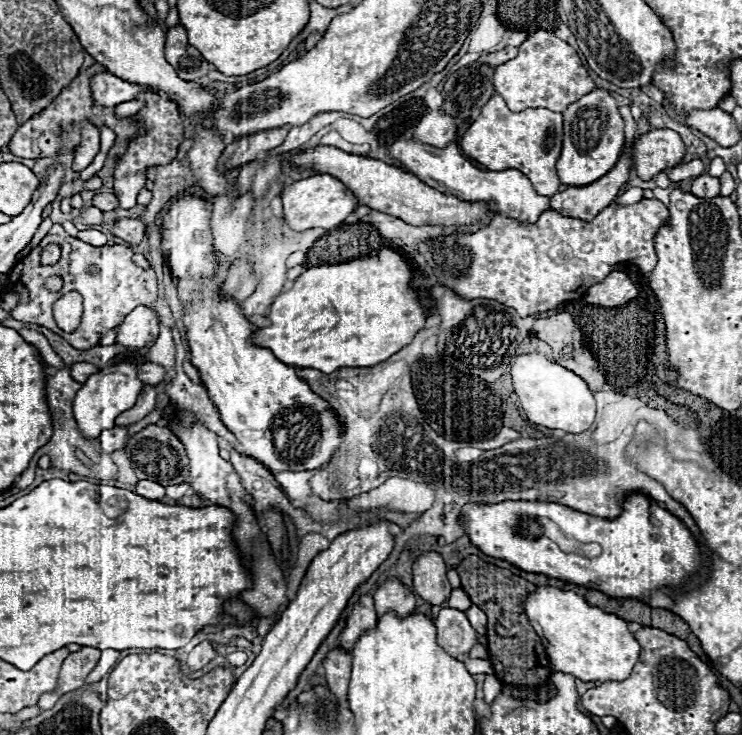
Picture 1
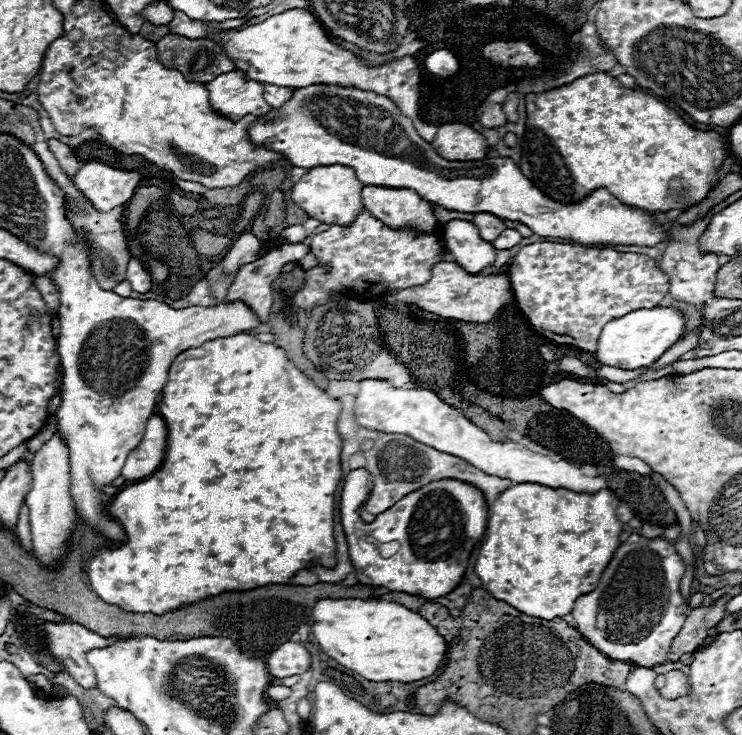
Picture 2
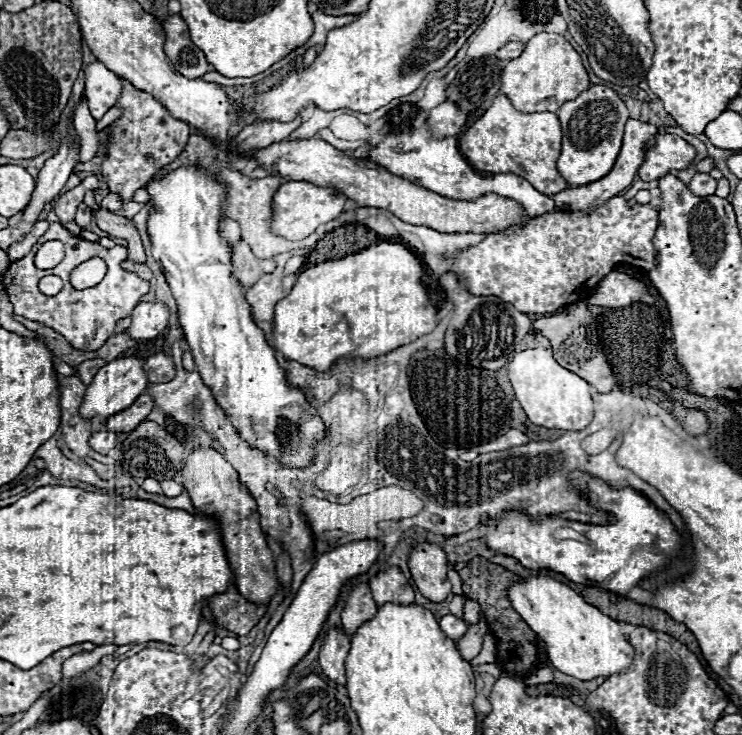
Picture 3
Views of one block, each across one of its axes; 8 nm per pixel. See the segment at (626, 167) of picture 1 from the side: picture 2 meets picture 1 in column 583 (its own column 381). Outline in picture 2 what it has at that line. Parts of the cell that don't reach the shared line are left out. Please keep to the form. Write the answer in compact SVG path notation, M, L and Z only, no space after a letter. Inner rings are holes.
M364 186L362 202L372 216L380 218L390 228L410 228L420 234L432 234L436 228L432 206L414 190Z

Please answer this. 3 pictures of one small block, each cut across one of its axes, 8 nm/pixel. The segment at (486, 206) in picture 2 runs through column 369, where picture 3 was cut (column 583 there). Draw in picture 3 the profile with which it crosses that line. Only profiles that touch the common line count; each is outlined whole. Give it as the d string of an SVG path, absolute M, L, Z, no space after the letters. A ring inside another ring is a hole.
M594 84L586 92L582 92L576 100L564 102L558 112L562 124L562 154L558 158L558 172L570 186L584 186L604 178L622 148L624 126L630 118L626 104L620 100L618 92L608 86Z

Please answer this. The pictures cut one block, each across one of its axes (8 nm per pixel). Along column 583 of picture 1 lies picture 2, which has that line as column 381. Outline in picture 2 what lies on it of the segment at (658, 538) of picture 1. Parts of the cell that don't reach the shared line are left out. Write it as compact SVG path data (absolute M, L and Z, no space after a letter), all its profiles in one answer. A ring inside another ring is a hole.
M358 468L344 478L340 494L340 518L348 538L350 562L354 568L362 568L356 570L358 582L424 598L440 598L450 594L466 572L470 552L486 532L488 504L480 488L474 484L464 484L462 480L434 480L432 484L410 492L392 508L382 512L374 522L366 524L358 516L358 508L368 500L370 490L372 474L366 468ZM366 536L398 540L400 550L390 558L382 558L378 548L364 540Z

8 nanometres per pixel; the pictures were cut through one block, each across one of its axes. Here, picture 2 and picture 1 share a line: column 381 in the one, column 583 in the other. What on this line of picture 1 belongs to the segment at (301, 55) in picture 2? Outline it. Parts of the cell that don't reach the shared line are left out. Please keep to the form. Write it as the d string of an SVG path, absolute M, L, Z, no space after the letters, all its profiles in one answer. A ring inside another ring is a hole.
M538 30L528 36L524 44L520 44L516 58L496 66L494 88L514 112L526 108L550 108L554 112L564 112L568 104L580 100L596 86L580 56L568 42L560 40L554 32Z

